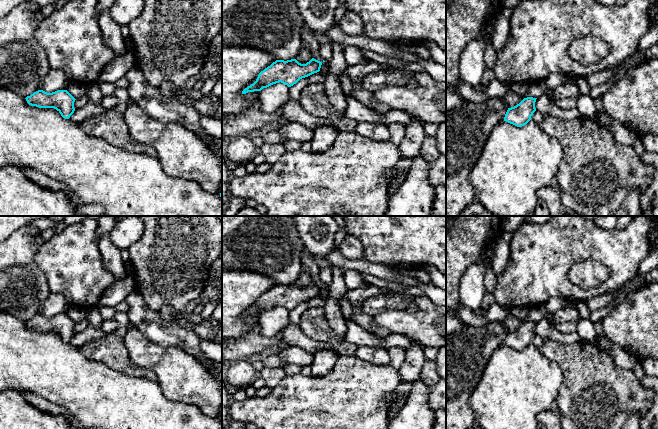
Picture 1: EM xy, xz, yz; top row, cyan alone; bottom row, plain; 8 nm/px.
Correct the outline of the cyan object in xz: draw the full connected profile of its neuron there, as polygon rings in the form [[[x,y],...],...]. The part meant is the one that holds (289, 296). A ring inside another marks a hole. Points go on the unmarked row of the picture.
[[[312,282],[306,288],[299,287],[296,283],[276,284],[270,290],[261,295],[256,305],[245,312],[242,318],[261,315],[276,307],[283,307],[288,311],[296,308],[300,303],[308,301],[320,295],[322,286]]]

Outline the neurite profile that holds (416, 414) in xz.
[[[420,378],[412,383],[413,389],[398,415],[389,421],[389,429],[433,429],[436,414],[428,404],[428,385]]]

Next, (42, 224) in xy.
[[[49,217],[40,218],[31,224],[37,227],[41,232],[48,228],[55,228],[59,222],[51,220]]]

